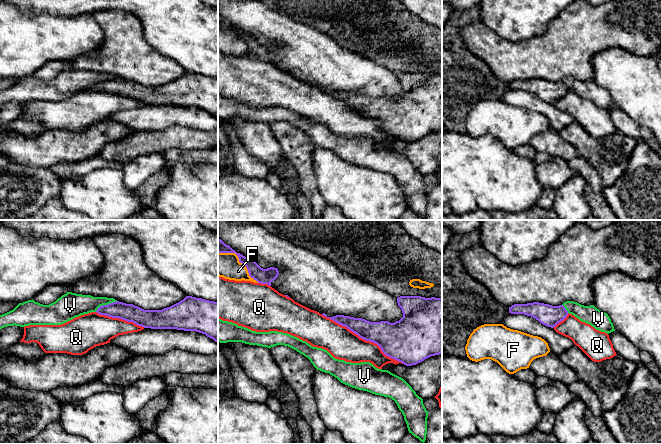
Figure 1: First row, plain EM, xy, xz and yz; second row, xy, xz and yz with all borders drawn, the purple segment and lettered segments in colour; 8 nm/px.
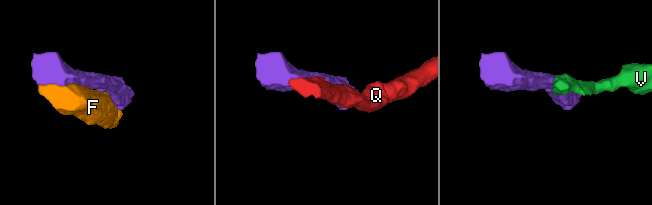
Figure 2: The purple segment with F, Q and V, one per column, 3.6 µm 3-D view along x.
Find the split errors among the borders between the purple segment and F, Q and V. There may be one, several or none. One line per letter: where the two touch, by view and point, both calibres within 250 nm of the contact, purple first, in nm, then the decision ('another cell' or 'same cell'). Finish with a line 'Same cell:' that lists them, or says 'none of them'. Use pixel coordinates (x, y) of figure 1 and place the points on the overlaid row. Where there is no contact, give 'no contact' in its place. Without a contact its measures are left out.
F: meets purple in xz at (239, 261); 130 nm thick on the purple side, 200 nm on the other; another cell
Q: meets purple in xz at (363, 338); 260 nm thick on the purple side, 240 nm on the other; another cell
V: meets purple in xy at (105, 305); 140 nm thick on the purple side, 190 nm on the other; another cell
Same cell: none of them

